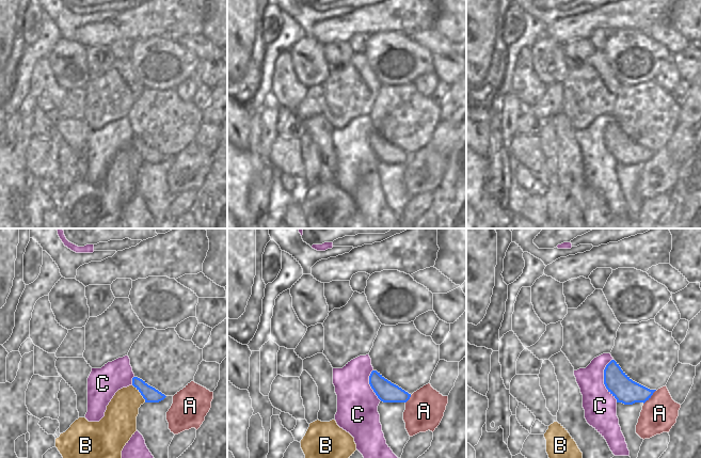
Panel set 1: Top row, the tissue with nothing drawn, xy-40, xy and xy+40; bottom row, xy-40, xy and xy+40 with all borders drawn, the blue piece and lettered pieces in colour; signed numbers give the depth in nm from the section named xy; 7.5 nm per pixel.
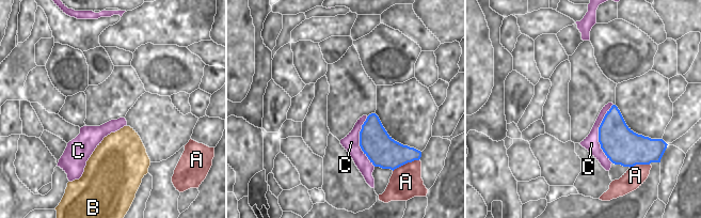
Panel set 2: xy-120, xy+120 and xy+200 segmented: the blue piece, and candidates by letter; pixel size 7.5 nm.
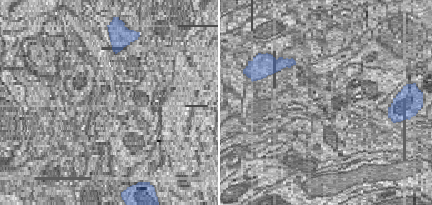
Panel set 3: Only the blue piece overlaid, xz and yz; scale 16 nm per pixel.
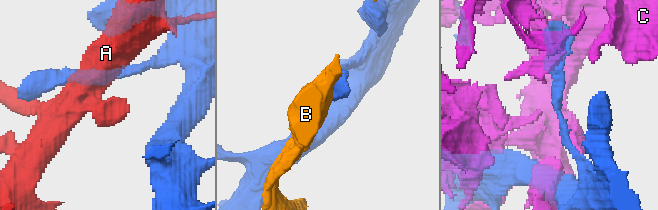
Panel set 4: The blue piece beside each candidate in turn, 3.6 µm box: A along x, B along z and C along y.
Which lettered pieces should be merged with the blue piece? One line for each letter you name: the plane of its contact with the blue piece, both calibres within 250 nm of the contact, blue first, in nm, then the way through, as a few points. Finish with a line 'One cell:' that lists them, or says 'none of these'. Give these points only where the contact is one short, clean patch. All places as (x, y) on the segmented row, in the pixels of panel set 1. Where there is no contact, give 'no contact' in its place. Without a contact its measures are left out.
One cell: none of these

